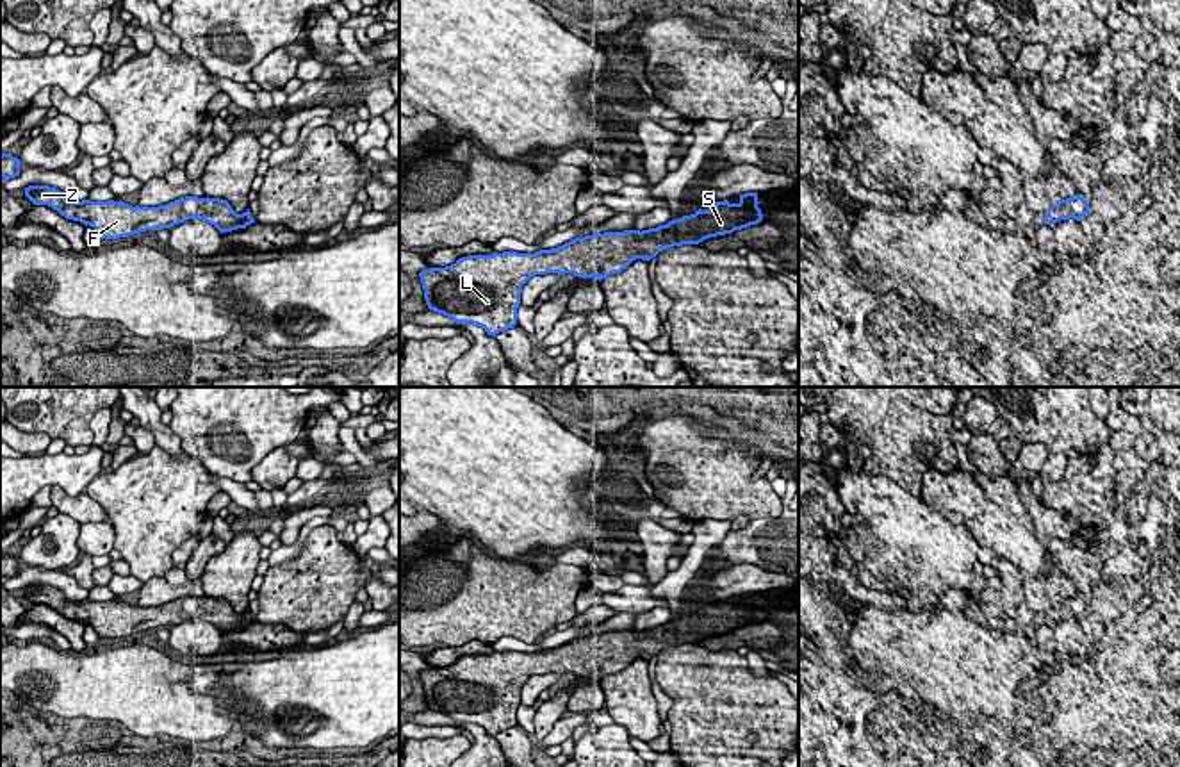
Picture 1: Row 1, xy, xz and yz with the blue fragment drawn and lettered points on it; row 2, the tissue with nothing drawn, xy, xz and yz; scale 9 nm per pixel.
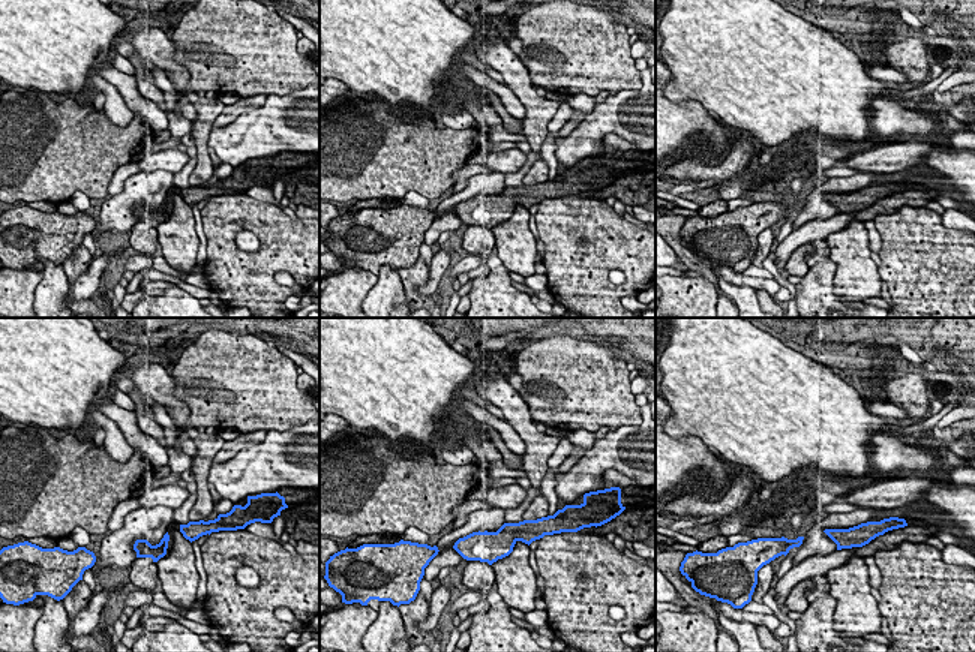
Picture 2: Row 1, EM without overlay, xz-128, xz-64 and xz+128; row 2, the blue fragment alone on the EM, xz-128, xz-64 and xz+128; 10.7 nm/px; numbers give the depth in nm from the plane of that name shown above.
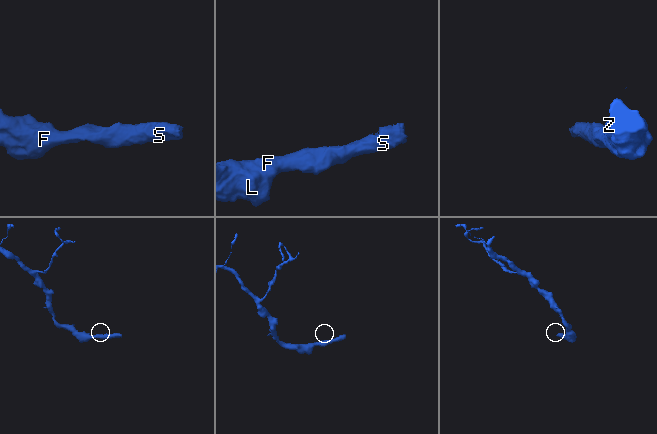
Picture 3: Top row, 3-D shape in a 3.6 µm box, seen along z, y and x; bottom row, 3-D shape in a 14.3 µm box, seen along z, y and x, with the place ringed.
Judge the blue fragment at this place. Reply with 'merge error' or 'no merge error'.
no merge error

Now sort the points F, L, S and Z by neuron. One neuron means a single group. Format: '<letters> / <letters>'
F L S Z

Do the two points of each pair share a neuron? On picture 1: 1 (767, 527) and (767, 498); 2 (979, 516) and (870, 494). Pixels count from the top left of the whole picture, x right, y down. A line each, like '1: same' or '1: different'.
1: different
2: different

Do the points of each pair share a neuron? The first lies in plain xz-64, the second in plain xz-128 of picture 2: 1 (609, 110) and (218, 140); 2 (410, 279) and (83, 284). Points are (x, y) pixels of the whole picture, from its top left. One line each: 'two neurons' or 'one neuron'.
1: one neuron
2: two neurons

